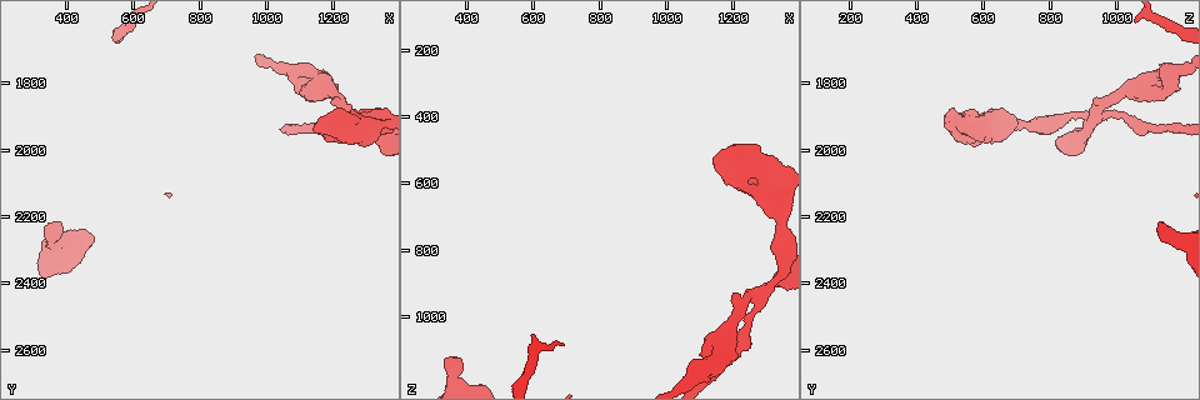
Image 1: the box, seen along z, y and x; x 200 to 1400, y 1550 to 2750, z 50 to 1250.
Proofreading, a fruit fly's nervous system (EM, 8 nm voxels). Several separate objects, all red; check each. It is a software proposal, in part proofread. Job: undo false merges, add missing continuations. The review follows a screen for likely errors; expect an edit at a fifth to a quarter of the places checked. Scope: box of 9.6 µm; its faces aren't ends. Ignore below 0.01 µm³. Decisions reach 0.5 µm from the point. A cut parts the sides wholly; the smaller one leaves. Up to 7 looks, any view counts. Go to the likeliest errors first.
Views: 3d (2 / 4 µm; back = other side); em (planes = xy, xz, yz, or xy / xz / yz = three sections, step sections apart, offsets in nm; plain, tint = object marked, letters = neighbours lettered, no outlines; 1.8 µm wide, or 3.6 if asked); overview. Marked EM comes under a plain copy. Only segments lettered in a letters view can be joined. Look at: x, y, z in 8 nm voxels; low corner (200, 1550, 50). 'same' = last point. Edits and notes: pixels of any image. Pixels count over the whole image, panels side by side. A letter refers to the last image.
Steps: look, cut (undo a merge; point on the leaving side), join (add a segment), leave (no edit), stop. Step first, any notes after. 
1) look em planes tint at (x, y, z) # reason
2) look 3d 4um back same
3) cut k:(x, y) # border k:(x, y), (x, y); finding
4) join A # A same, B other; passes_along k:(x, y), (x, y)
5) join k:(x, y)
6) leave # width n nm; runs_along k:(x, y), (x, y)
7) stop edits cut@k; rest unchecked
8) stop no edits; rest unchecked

look 3d 4um at (1290, 1920, 920) # arms run side by side

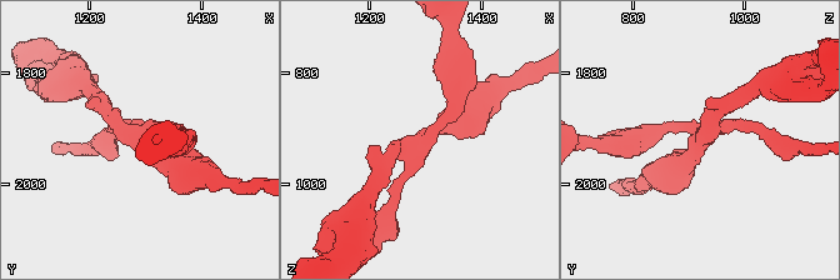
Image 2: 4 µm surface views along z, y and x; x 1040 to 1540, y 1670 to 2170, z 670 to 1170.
look em yz step 8 tint at (1285, 1910, 920) # arms 4

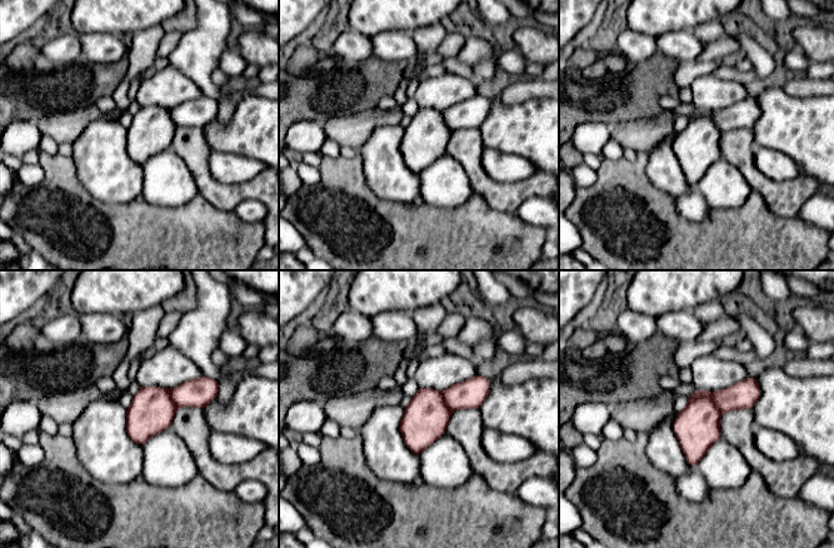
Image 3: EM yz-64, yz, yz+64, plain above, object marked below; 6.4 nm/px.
look em planes letters same # another direction

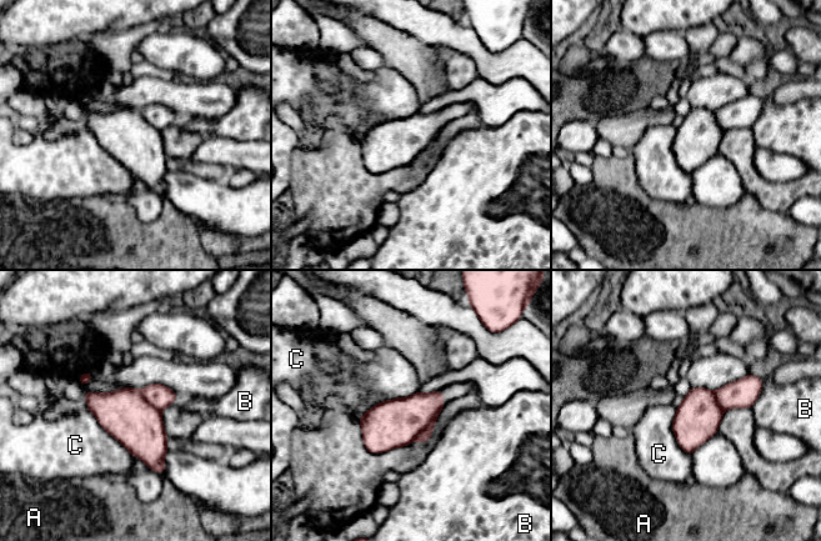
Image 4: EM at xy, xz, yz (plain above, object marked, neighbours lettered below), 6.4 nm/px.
cut 4:(396, 422) # width 280 nm; A other, B other, C other; two neurons meet here

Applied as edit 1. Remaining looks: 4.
look em planes tint at (390, 2220, 1120)

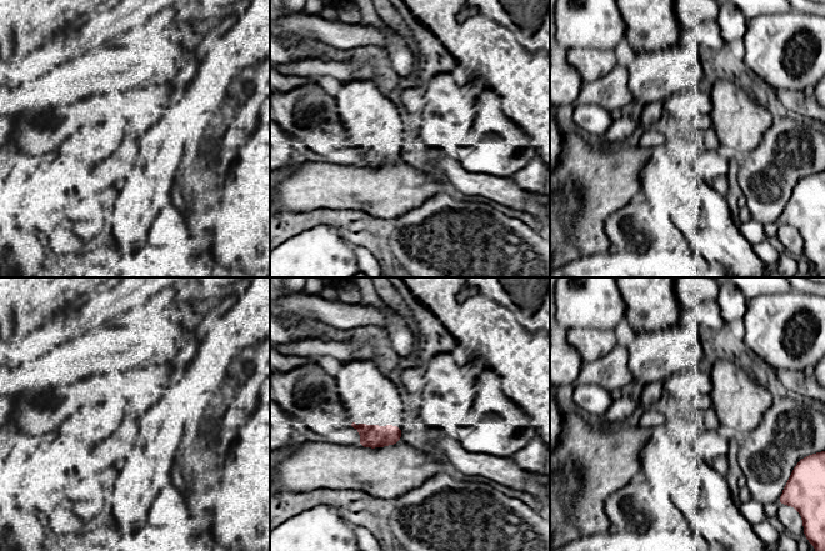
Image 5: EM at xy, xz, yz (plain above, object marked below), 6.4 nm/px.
look em planes letters same # what lies round it

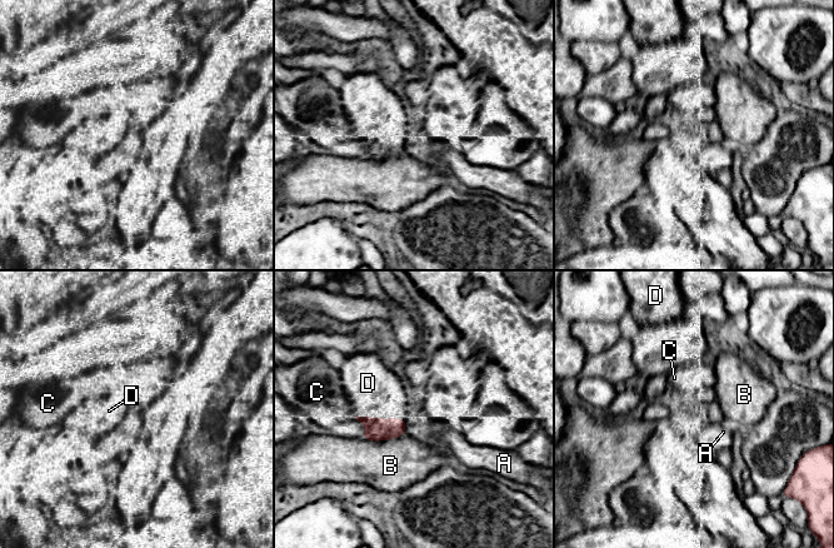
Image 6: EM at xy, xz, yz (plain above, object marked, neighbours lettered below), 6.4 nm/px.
join D # A other, B other, C other, D same; the neuron continues

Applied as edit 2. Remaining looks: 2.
look overview

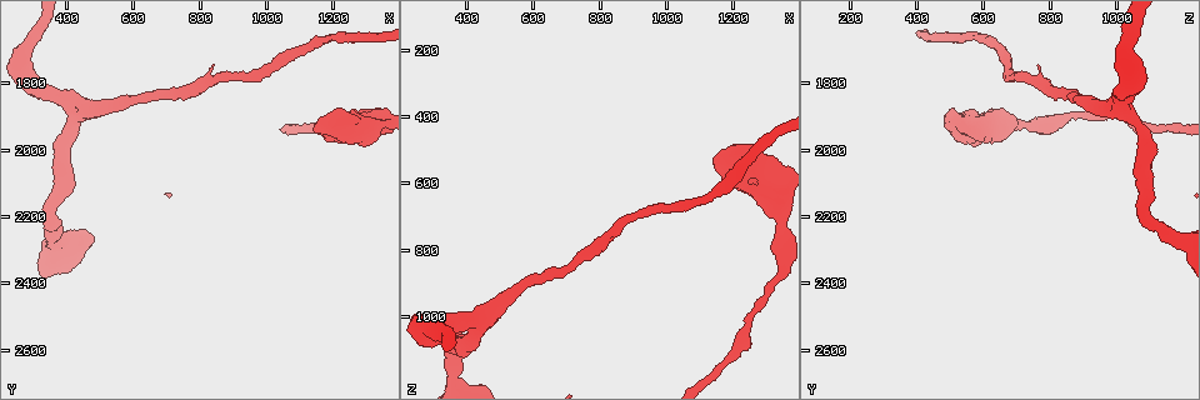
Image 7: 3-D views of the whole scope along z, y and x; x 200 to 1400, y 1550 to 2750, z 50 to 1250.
look em 3.6um xy step 4 letters at (1330, 1920, 670) # calibre changes

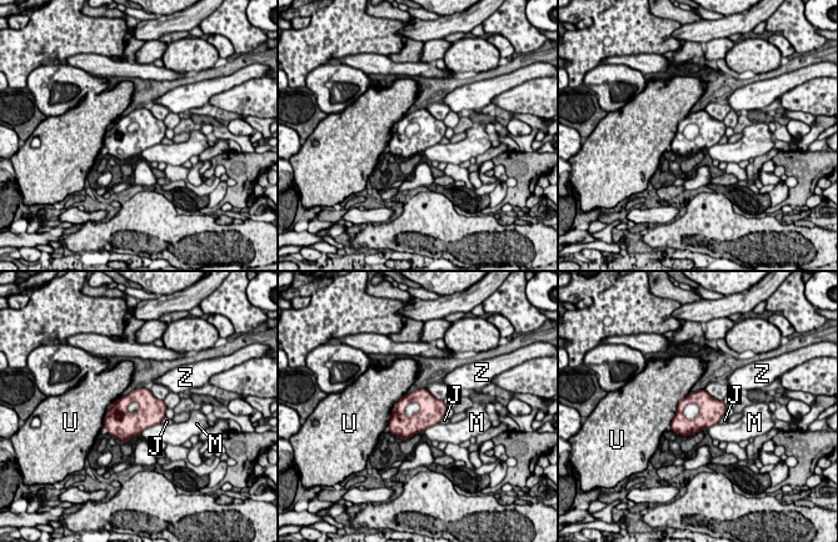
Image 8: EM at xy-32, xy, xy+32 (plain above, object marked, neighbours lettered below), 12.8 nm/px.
leave # width 280 nm; J other, M other, U other, Z other; border 8:(691, 392), (678, 404), (668, 427); all the same neuron

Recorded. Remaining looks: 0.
stop edits cut@4, join@6; rest unchecked

